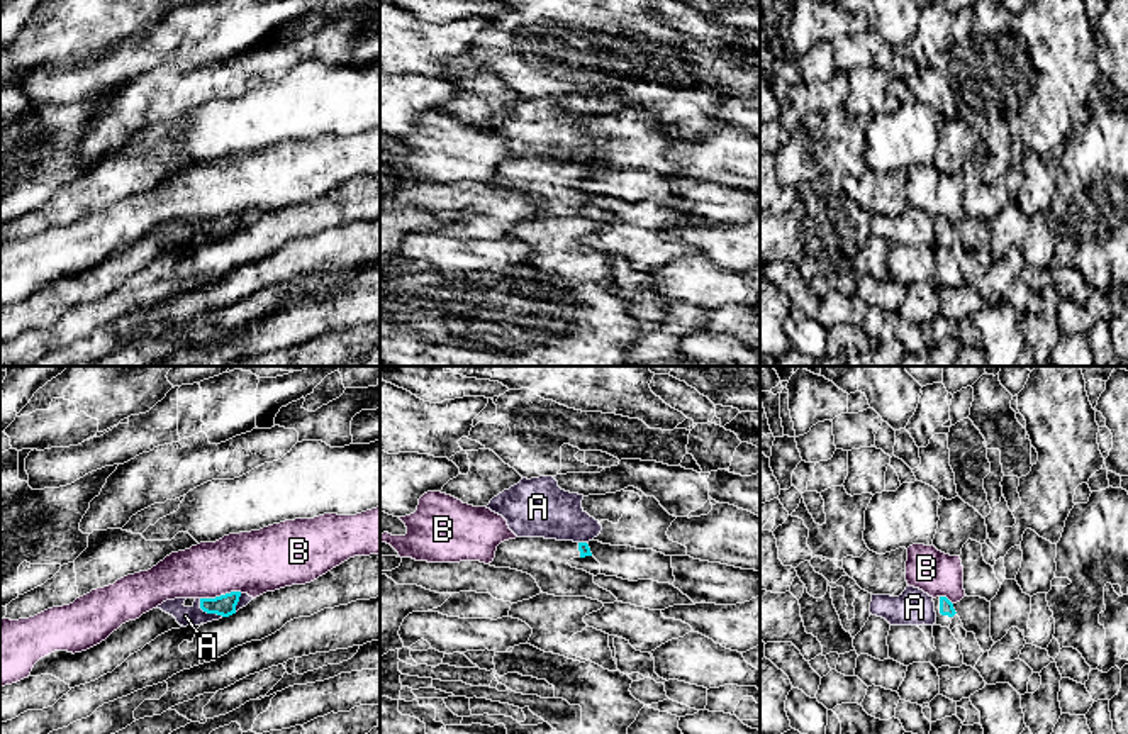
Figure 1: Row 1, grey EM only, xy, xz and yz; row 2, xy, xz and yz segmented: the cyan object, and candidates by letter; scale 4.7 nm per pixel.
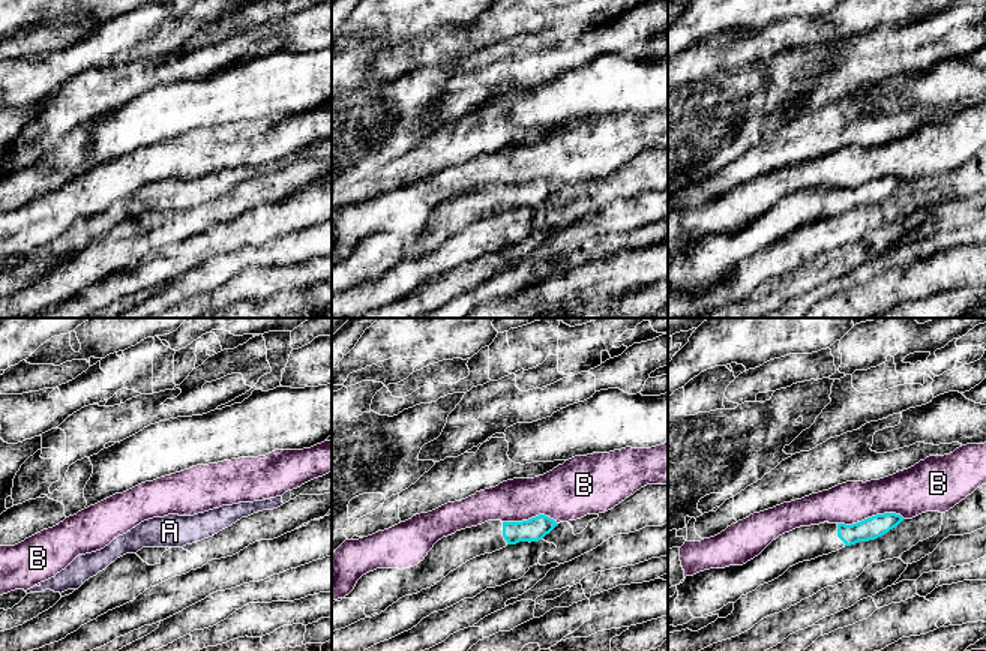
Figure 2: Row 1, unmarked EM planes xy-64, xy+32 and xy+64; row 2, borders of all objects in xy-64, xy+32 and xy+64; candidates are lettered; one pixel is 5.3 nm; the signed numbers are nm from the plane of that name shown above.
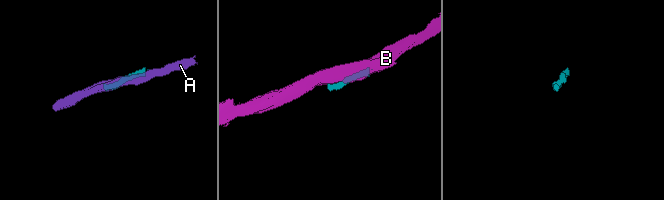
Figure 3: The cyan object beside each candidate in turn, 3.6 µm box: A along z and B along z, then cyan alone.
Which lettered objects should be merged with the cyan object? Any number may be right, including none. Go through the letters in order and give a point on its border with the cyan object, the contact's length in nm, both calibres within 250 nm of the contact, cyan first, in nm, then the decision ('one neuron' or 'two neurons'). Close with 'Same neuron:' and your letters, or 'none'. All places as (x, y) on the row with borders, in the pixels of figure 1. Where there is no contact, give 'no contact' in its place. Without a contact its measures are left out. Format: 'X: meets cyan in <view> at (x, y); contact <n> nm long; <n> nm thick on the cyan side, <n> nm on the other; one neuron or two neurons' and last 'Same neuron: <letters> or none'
A: meets cyan in xy at (207, 612); contact 150 nm long; 100 nm thick on the cyan side, 100 nm on the other; two neurons
B: meets cyan in xy at (221, 595); contact 200 nm long; 100 nm thick on the cyan side, 300 nm on the other; two neurons
Same neuron: none

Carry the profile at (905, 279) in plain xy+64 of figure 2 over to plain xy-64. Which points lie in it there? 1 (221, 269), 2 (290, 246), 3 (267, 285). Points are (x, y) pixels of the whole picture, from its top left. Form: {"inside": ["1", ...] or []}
{"inside": ["3"]}

